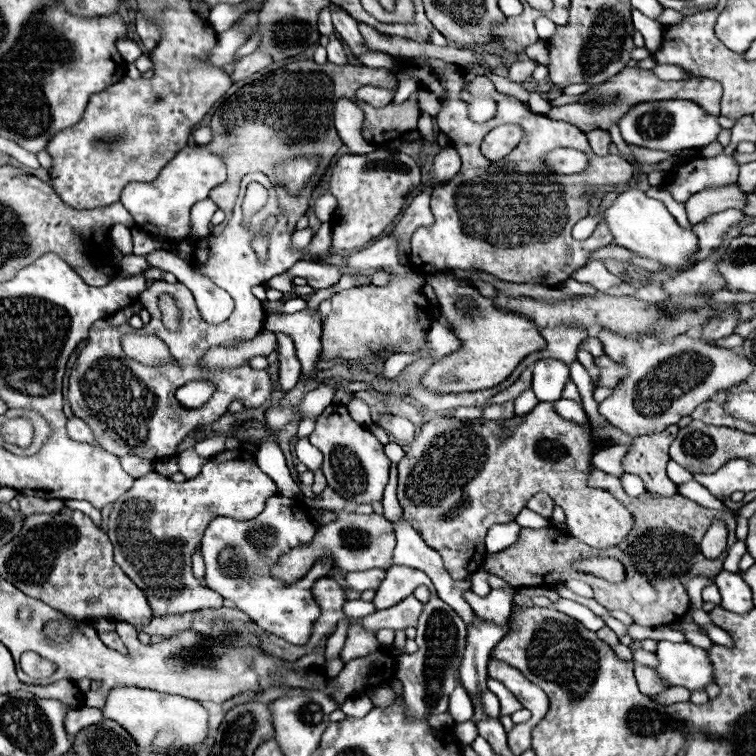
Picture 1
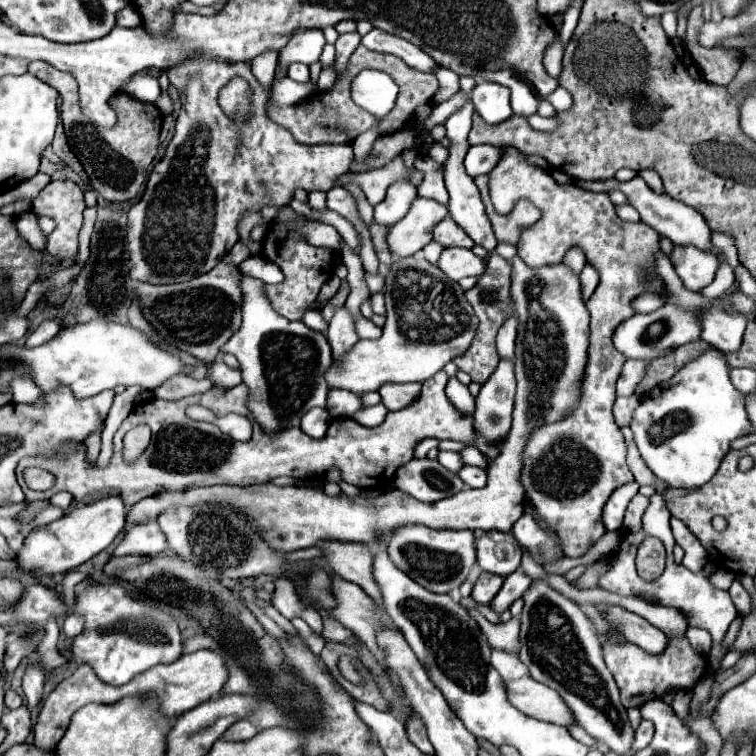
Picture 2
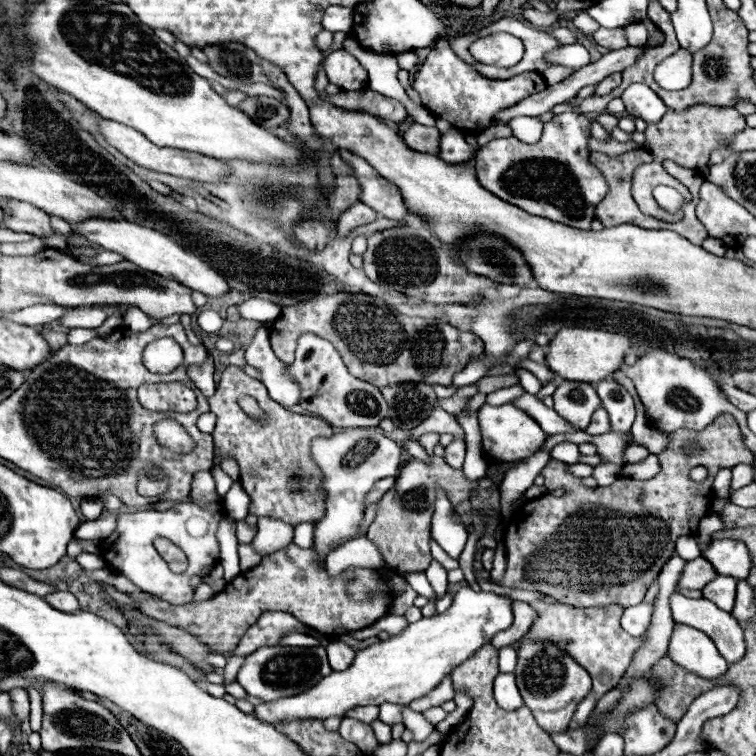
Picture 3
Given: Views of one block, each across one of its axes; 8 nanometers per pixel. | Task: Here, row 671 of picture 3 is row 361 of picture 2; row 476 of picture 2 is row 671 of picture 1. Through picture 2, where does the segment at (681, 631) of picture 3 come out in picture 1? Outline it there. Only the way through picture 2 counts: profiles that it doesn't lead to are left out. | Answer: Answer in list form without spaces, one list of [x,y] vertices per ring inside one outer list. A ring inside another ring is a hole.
[[[660,640],[656,654],[660,658],[660,666],[656,670],[666,682],[670,682],[670,686],[704,690],[704,686],[712,682],[712,664],[706,650],[688,642]]]

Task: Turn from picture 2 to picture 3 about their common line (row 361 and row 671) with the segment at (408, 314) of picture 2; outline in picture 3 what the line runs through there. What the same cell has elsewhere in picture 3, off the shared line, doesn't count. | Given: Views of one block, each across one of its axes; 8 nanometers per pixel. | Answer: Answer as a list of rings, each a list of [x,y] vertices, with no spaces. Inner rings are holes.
[[[466,584],[455,593],[446,612],[408,624],[400,634],[392,634],[382,642],[358,650],[354,662],[346,670],[332,672],[302,694],[276,702],[262,702],[256,706],[254,714],[258,714],[260,720],[274,724],[280,720],[304,718],[326,720],[330,716],[344,716],[344,712],[356,706],[380,706],[384,702],[410,704],[432,692],[456,666],[464,664],[482,646],[490,644],[498,632],[510,628],[514,622],[510,606],[512,598],[482,588],[476,590]],[[464,644],[466,652],[462,652]]]

